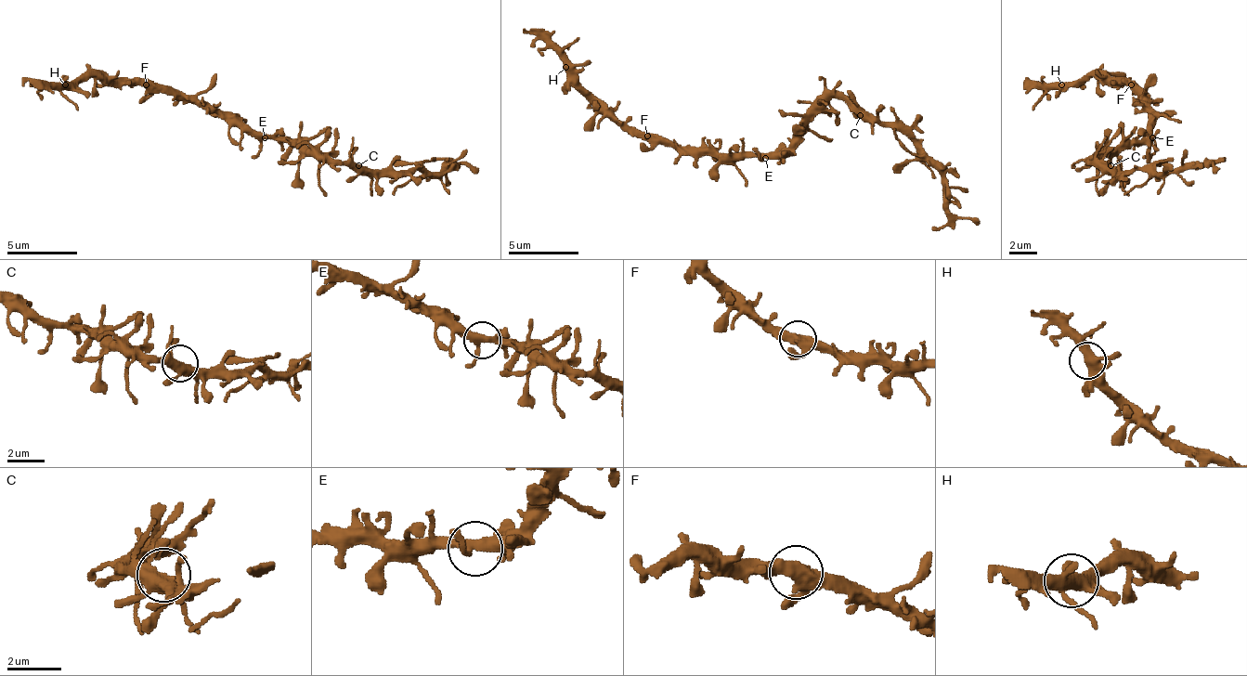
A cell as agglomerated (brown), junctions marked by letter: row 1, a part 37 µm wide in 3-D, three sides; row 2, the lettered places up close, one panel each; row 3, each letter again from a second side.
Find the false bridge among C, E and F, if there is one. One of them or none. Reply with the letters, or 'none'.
none

